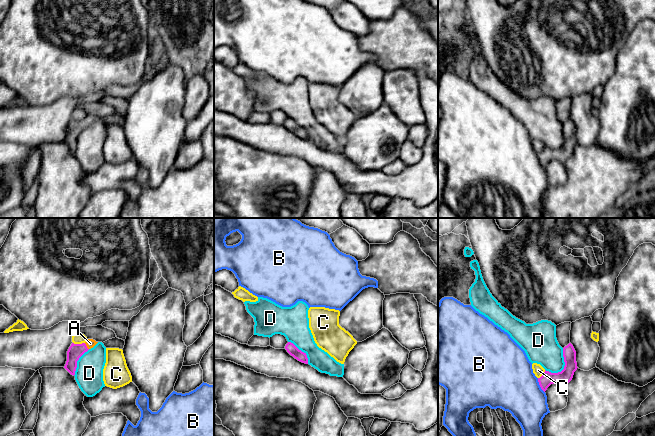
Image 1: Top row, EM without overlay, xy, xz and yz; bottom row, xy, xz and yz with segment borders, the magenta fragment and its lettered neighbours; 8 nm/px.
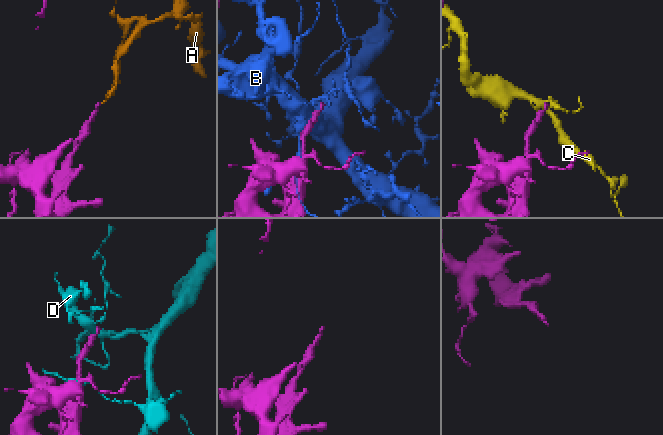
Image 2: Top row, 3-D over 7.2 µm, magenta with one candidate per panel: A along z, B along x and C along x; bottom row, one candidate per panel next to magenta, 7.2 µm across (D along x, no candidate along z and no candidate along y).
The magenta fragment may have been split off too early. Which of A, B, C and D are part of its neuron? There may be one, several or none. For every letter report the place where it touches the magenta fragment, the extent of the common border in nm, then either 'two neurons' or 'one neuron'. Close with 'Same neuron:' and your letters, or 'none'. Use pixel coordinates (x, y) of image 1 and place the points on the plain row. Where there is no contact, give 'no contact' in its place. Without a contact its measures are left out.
A: xy (86, 122) | 70 nm | one neuron
B: yz (539, 160) | 130 nm | two neurons
C: xy (79, 120) | 100 nm | two neurons
D: yz (564, 143) | 240 nm | two neurons
Same neuron: A

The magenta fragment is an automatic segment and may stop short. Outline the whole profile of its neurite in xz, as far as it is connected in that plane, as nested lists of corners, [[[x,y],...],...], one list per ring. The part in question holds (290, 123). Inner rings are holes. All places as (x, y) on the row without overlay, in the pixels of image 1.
[[[288,118],[285,122],[285,125],[291,132],[293,132],[298,137],[308,140],[308,134],[306,129],[299,126],[293,119]]]

